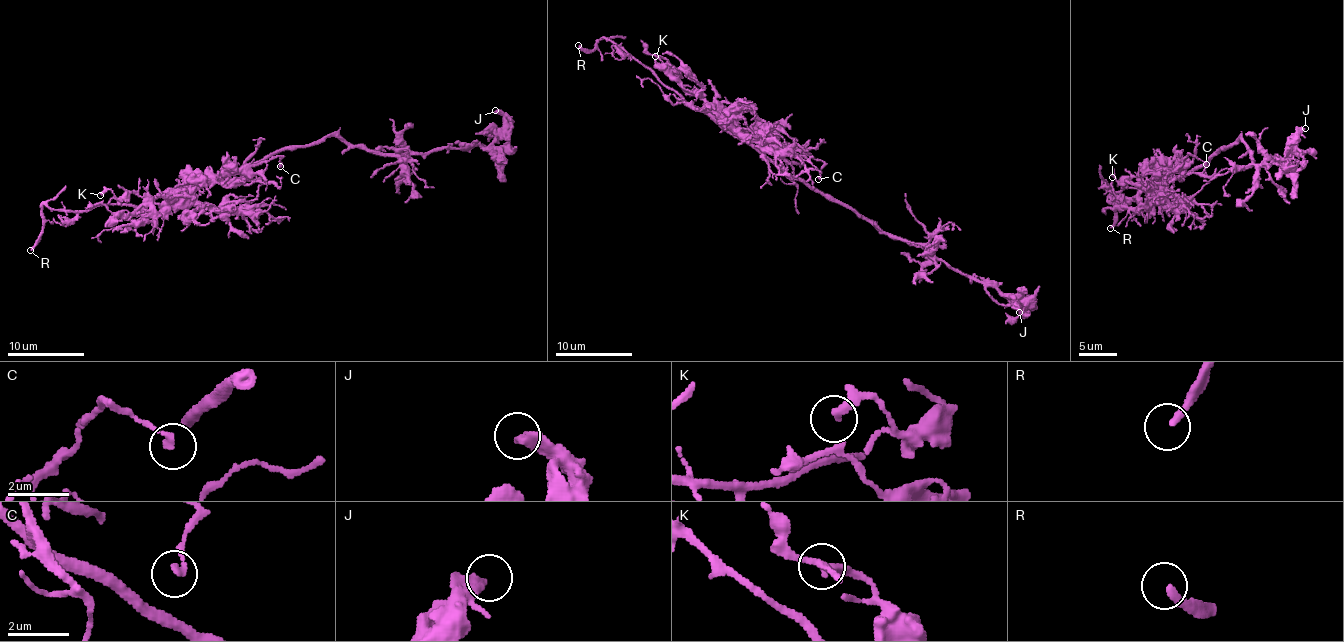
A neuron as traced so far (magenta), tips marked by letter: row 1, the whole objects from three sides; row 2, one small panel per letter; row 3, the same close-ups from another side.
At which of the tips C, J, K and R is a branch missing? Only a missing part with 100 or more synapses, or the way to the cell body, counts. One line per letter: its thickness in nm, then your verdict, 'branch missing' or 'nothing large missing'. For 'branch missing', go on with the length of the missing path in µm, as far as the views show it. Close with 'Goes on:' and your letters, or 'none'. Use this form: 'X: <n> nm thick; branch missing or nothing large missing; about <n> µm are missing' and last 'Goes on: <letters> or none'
C: 190 nm thick; nothing large missing
J: 440 nm thick; nothing large missing
K: 280 nm thick; nothing large missing
R: 240 nm thick; branch missing; about 40 µm are missing
Goes on: R

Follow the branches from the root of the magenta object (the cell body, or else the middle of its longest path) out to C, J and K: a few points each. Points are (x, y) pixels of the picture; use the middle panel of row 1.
C: (804, 184), (785, 173), (778, 150), (793, 148), (820, 159), (823, 167), (818, 179)
J: (804, 184), (852, 206), (882, 232), (922, 242), (952, 268), (1027, 301), (1019, 312)
K: (804, 184), (740, 141), (701, 99), (687, 93), (680, 83), (680, 71), (664, 58), (655, 56)

